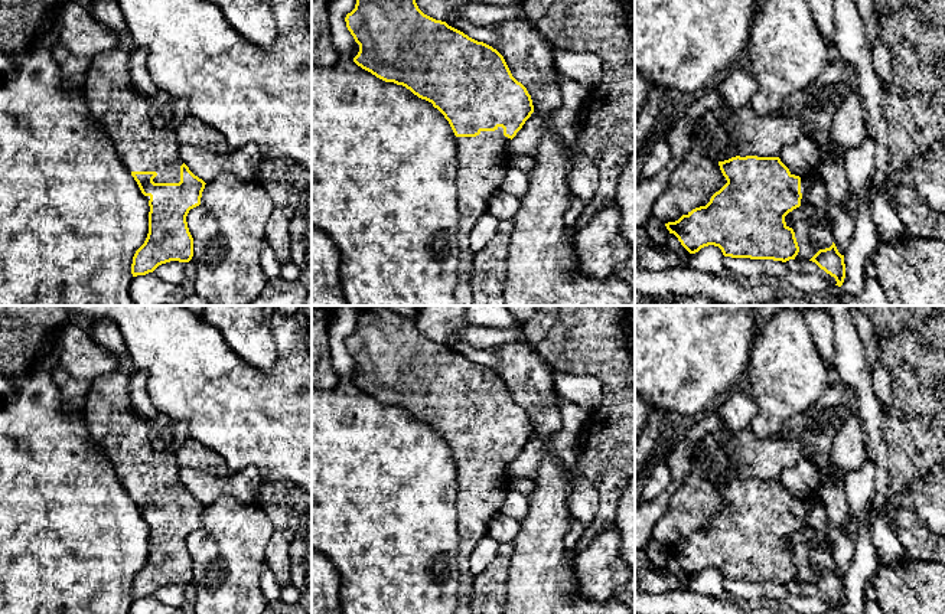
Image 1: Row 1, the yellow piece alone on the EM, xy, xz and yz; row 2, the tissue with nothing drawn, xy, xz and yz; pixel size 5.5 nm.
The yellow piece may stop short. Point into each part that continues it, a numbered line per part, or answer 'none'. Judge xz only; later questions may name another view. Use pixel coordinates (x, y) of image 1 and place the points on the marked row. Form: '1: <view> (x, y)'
1: xz (482, 162)

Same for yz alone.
1: yz (804, 183)

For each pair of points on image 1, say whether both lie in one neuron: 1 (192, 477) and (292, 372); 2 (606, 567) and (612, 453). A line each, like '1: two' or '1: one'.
1: two
2: two

